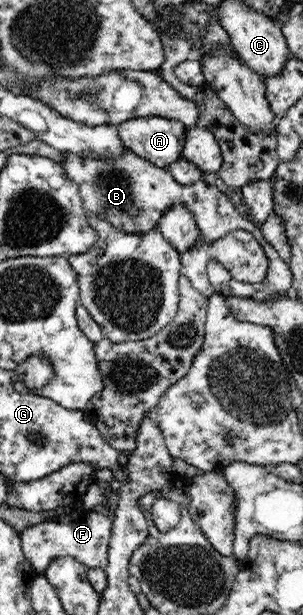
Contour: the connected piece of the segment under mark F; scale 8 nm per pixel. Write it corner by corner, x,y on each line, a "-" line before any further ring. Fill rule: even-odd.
73,510
59,520
48,520
20,533
23,554
37,573
44,574
50,562
57,557
73,557
88,569
104,569
108,563
108,544
113,522
104,513

